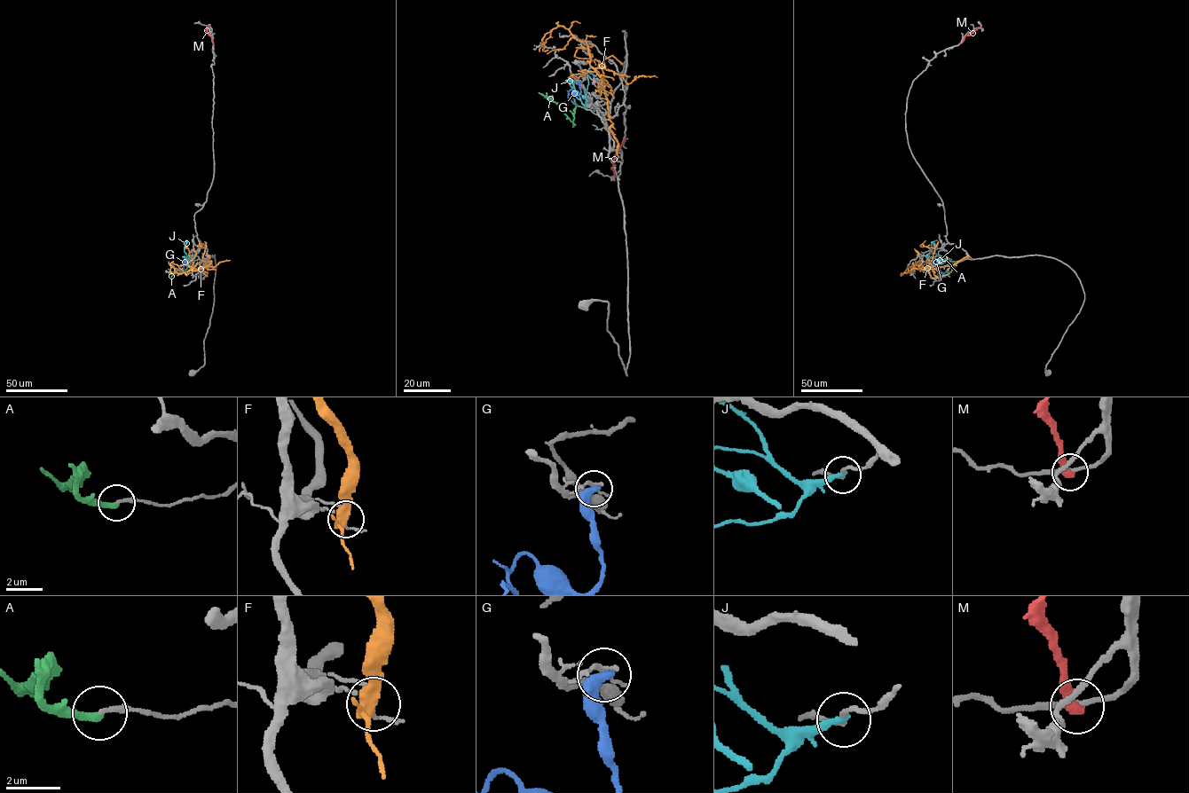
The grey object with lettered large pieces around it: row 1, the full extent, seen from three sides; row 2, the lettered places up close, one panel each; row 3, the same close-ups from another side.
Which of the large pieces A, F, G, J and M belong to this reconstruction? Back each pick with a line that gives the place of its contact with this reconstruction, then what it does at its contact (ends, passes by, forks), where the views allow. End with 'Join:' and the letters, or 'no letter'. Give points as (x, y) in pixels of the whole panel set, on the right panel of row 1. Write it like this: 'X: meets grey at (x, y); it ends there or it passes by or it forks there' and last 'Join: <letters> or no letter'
Join: no letter

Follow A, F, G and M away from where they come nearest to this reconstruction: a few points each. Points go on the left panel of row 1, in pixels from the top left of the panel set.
A: (189, 261), (186, 259), (187, 269), (183, 271), (175, 273), (168, 269)
F: (209, 255), (202, 269), (194, 268), (181, 273), (169, 270), (173, 261)
G: (189, 265), (184, 261), (183, 270), (187, 273)
M: (208, 26), (208, 34), (213, 43)

